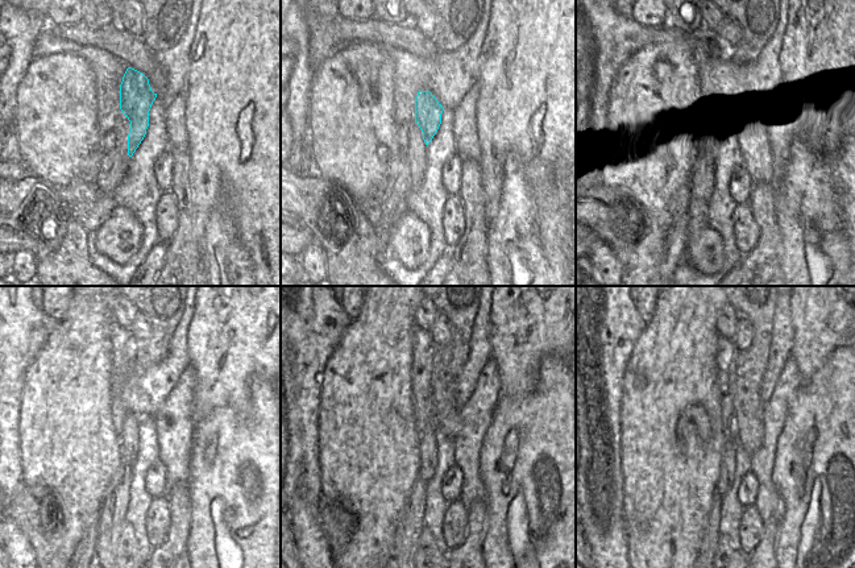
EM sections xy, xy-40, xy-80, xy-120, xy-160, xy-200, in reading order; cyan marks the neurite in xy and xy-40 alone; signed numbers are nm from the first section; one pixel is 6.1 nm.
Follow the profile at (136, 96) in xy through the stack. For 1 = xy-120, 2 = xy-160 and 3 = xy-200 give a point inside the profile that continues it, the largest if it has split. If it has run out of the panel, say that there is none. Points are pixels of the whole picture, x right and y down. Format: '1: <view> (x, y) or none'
1: xy-120 (129, 434)
2: xy-160 (427, 446)
3: xy-200 (726, 473)

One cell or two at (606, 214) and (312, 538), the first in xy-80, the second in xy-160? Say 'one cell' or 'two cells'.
two cells

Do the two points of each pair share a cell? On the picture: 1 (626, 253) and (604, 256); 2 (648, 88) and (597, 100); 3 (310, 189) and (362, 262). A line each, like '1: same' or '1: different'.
1: different
2: different
3: same

